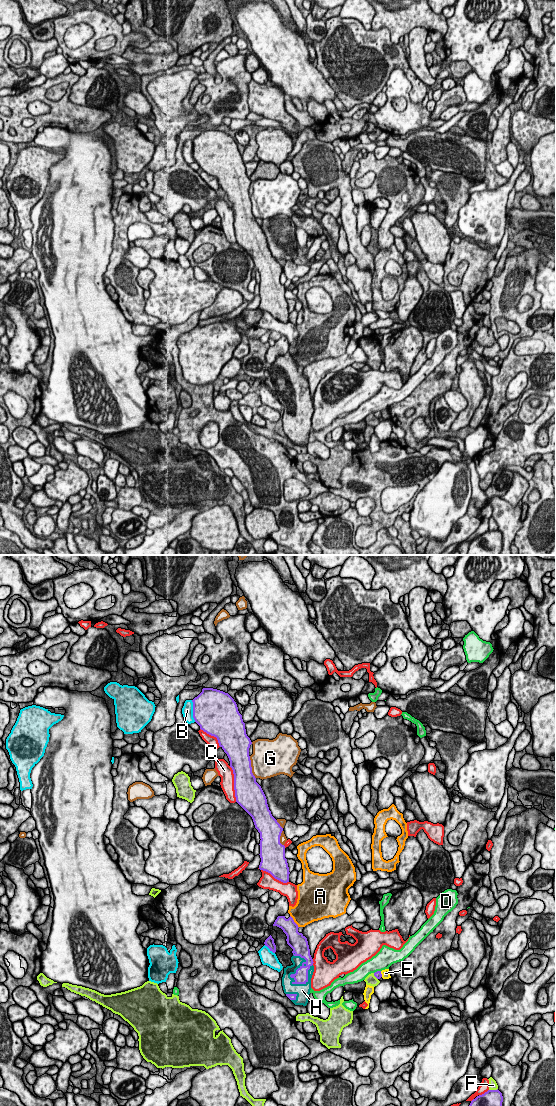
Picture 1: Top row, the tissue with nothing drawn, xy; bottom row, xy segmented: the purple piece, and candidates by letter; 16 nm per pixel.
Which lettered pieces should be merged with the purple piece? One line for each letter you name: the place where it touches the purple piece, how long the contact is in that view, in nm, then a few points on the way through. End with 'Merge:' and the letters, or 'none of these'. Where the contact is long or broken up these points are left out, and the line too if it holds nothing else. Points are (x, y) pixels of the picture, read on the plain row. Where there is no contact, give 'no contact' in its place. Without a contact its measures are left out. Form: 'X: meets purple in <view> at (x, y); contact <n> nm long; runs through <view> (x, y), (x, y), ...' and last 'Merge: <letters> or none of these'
H: meets purple in xy at (296, 411); contact 550 nm long
Merge: H

